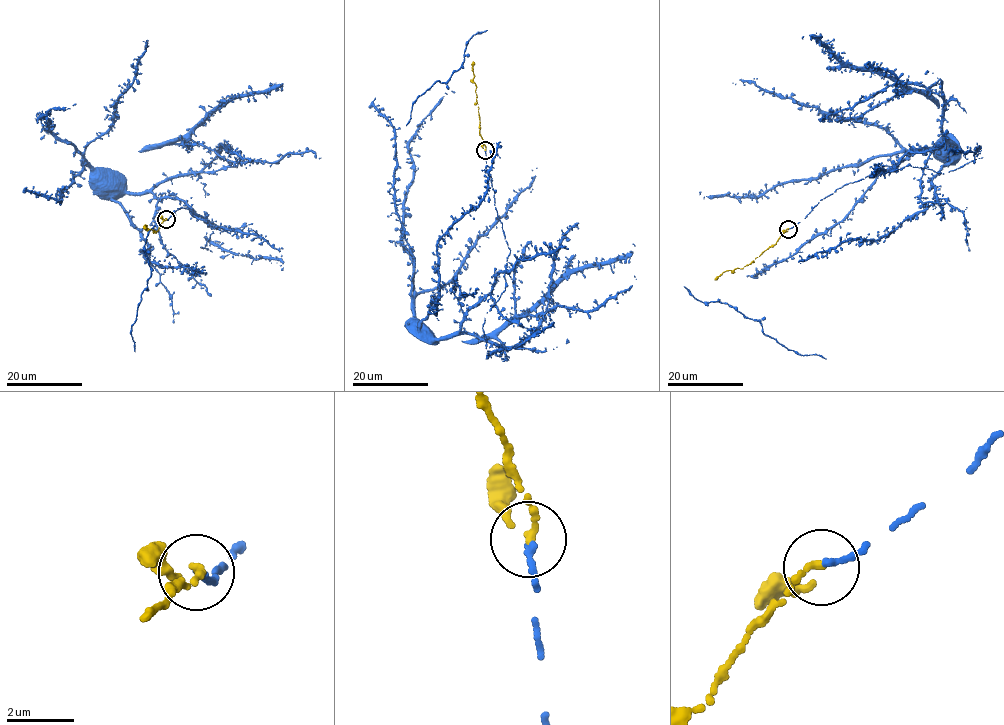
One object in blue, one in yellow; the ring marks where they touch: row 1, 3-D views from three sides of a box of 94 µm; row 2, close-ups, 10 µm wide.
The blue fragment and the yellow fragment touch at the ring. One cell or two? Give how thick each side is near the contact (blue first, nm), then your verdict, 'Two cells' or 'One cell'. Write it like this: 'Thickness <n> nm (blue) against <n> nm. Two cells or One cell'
Thickness 220 nm (blue) against 180 nm. One cell

